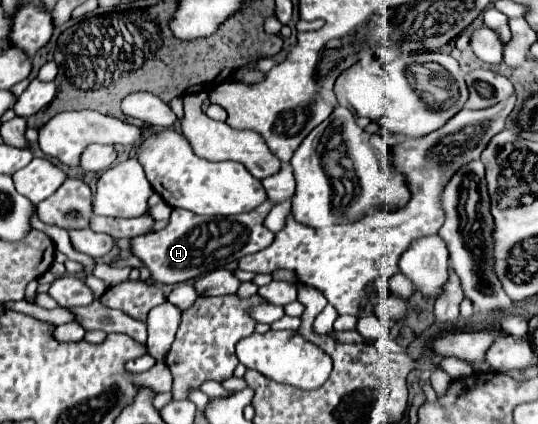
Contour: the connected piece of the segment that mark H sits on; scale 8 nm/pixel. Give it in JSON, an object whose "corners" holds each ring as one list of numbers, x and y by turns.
{"corners":[[266,199,258,209,232,217,202,217,186,209,172,209,170,221,162,231,132,239,132,251,150,269,158,283,174,285,196,279,220,267,232,267,240,257,266,249,274,241,274,233,264,227,264,219,274,203]]}

